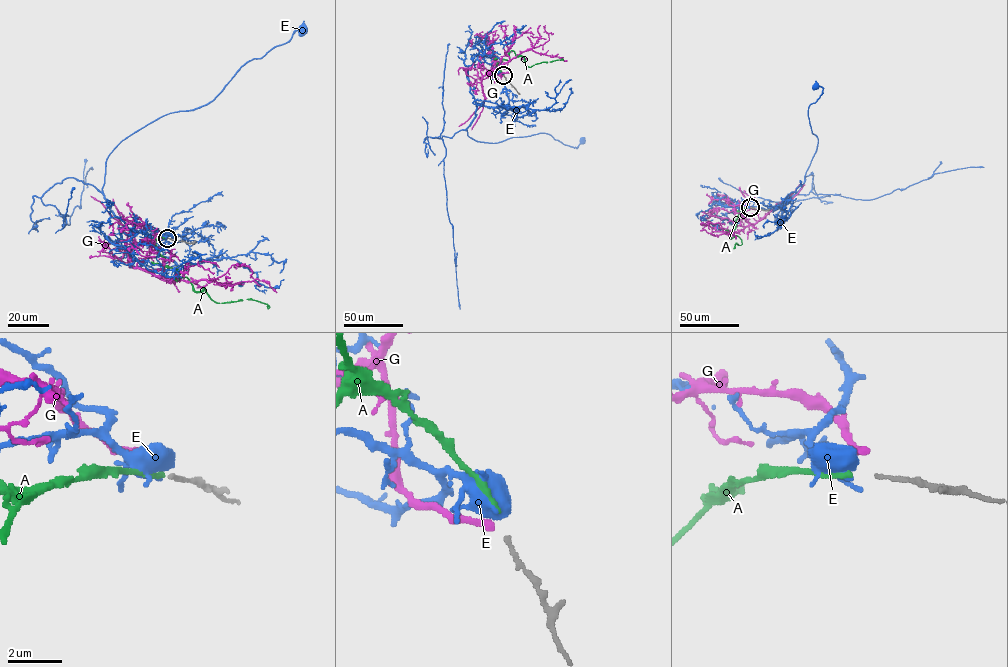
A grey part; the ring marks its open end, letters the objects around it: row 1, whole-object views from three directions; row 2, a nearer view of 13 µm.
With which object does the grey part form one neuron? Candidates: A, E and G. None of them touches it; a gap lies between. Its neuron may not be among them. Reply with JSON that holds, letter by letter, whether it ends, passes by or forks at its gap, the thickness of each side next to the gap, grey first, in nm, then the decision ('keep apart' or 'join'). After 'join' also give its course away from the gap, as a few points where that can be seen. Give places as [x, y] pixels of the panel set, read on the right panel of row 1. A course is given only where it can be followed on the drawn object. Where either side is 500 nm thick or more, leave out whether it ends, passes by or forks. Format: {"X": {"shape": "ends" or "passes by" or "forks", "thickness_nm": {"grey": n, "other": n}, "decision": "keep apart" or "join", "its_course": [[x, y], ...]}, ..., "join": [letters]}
{"A": {"shape": "ends", "thickness_nm": {"grey": 140, "other": 170}, "decision": "join", "its_course": [[749, 207], [738, 212], [735, 228], [725, 230], [730, 231], [731, 238], [737, 235], [741, 240], [734, 248]]}, "E": {"thickness_nm": {"grey": 140, "other": 500}, "decision": "keep apart"}, "G": {"shape": "ends", "thickness_nm": {"grey": 140, "other": 240}, "decision": "keep apart"}, "join": ["A"]}

